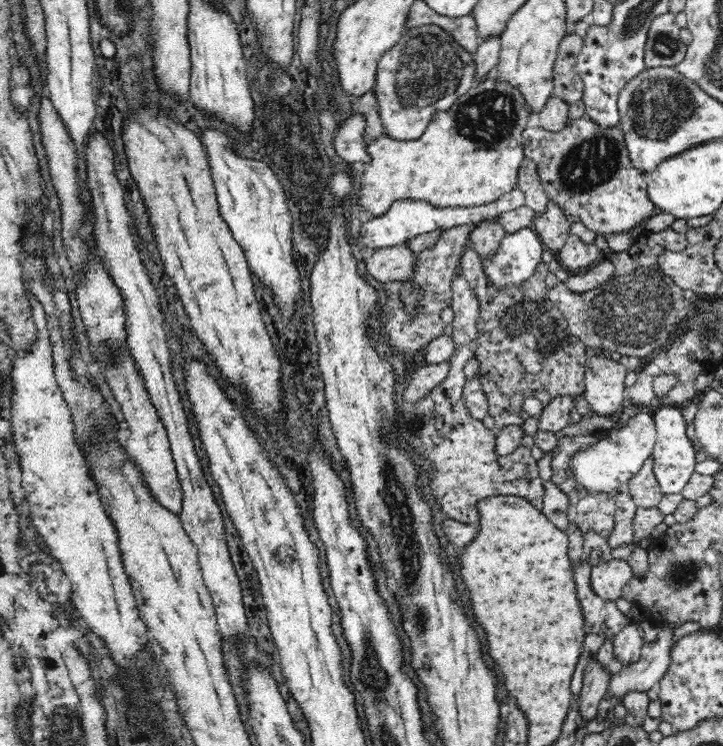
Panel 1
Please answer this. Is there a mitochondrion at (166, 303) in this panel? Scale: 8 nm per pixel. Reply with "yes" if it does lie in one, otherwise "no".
no

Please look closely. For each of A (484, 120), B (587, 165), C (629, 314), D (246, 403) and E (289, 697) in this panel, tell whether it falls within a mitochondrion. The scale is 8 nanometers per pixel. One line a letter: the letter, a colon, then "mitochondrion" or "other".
A: mitochondrion
B: mitochondrion
C: mitochondrion
D: other
E: other

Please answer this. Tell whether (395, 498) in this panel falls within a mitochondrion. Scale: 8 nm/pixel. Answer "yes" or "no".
yes

